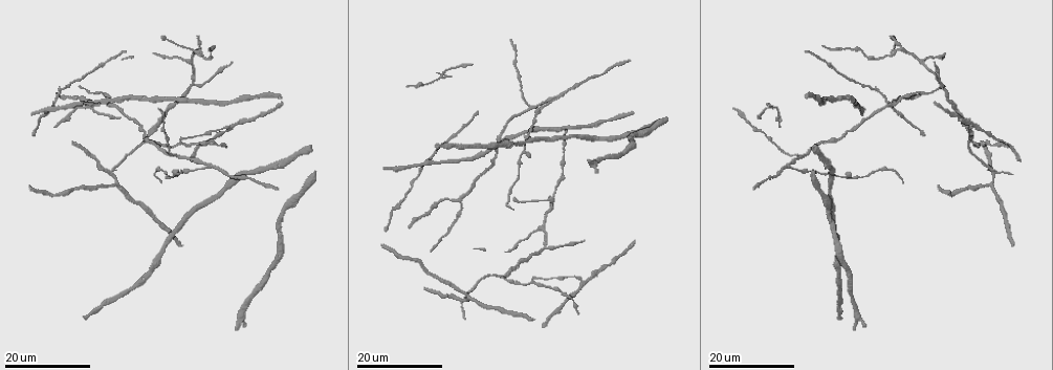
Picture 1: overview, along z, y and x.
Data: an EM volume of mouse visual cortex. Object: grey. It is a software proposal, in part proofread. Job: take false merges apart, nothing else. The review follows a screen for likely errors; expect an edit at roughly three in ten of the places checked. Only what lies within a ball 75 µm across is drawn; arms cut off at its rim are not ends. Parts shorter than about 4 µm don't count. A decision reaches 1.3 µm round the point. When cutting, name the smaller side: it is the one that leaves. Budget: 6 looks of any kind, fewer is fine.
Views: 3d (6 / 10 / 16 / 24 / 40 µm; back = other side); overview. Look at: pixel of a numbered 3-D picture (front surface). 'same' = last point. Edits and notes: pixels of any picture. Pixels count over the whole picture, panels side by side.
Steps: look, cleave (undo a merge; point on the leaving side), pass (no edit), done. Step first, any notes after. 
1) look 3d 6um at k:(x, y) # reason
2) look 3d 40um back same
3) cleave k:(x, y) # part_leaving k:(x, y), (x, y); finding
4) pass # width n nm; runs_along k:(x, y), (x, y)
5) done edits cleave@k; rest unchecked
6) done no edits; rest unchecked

look 3d 16um at 1:(519, 167)

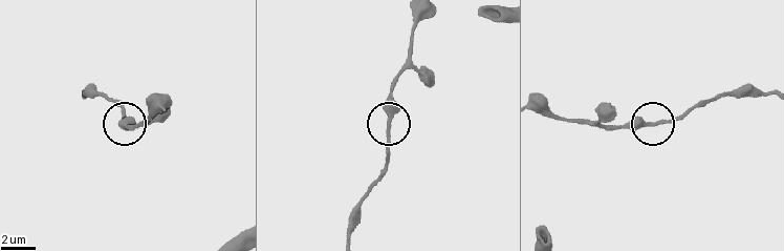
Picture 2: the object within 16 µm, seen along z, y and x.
look 3d 6um at 2:(388, 126)

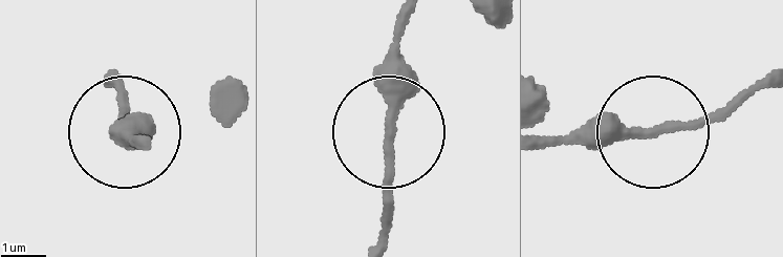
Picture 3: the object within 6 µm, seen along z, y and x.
pass # width 290 nm; runs_along 3:(404, 25), (389, 247); one neuron here

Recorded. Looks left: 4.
look 3d 24um at 1:(457, 201) # branch point

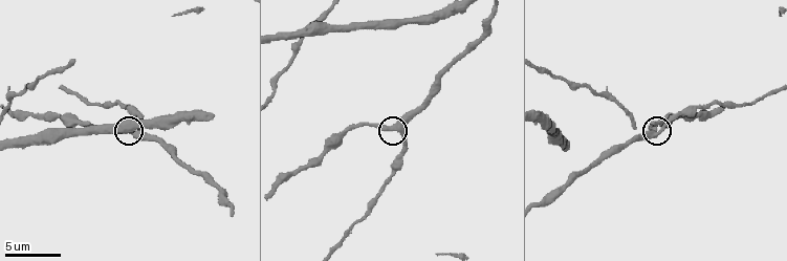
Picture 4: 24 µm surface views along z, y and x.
look 3d 10um at 4:(396, 127)

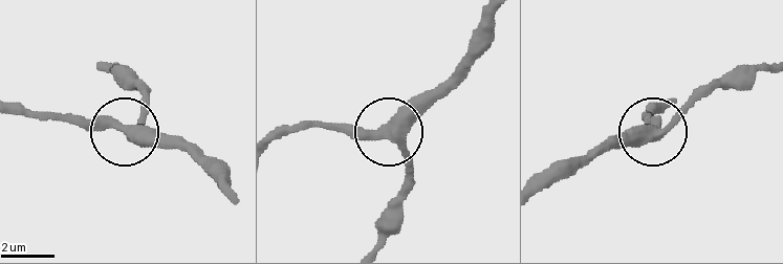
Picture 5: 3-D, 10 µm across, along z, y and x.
look 3d 10um back at 5:(121, 128)

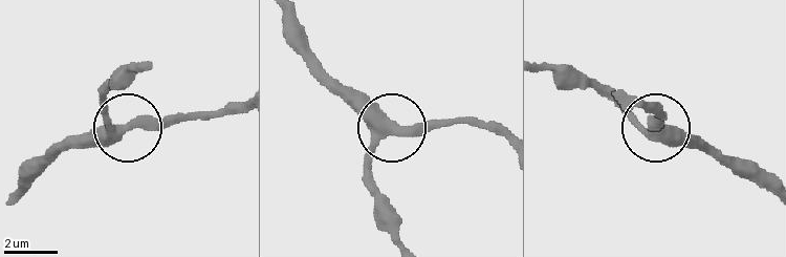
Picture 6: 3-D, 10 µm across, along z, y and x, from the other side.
pass # arms 3; runs_along 6:(400, 237), (373, 176), (375, 149), (400, 129), (465, 123); all the same neuron

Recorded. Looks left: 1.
done no edits; rest unchecked

